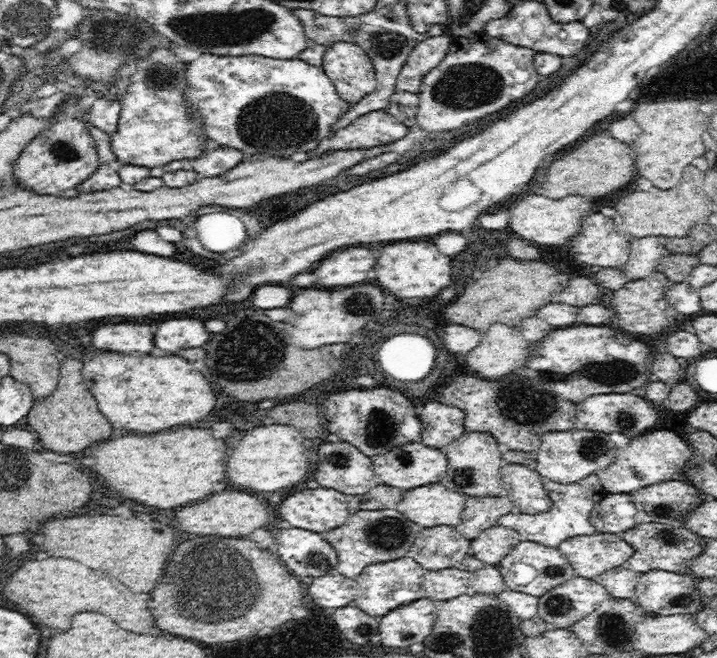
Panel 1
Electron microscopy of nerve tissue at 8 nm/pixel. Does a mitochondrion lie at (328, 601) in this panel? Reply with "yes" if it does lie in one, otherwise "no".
no

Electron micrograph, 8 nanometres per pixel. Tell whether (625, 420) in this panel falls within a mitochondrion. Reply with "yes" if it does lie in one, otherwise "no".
yes

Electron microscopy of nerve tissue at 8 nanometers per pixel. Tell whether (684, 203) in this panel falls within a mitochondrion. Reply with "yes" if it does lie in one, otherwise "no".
no

